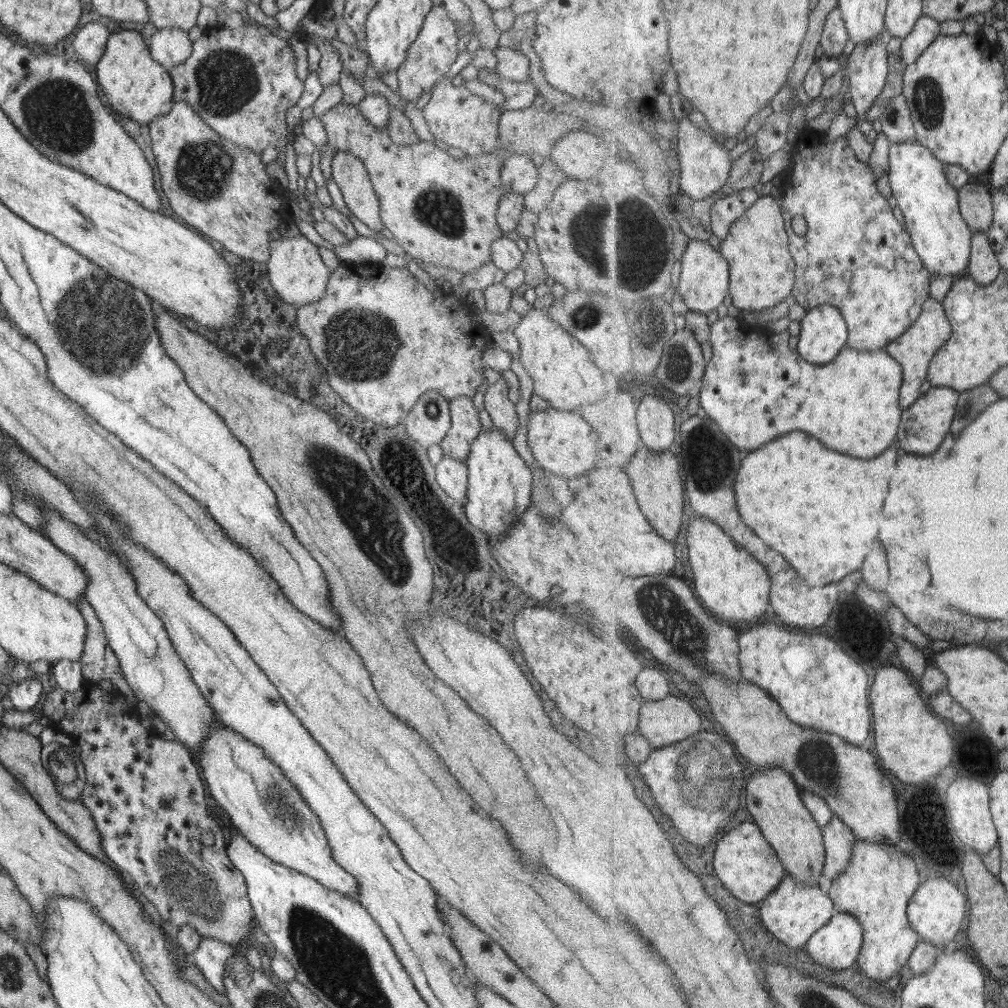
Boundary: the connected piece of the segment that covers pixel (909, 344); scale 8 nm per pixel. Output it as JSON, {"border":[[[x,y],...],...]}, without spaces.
{"border":[[[932,297],[925,304],[925,313],[910,327],[897,341],[892,342],[886,349],[890,355],[898,358],[905,367],[906,384],[903,388],[902,407],[908,409],[916,405],[926,394],[924,388],[931,380],[931,367],[937,354],[957,333],[954,331],[953,322],[950,320],[945,304],[936,297]]]}

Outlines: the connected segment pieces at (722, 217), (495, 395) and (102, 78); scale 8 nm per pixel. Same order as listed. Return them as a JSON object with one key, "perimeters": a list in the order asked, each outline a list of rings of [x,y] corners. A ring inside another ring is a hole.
{"perimeters":[[[[744,189],[723,198],[714,207],[714,228],[723,240],[730,236],[733,226],[746,215],[763,196],[758,190]]],[[[503,375],[488,386],[485,392],[485,410],[490,414],[493,426],[502,430],[508,440],[513,440],[520,421],[516,406],[509,400],[509,388]]],[[[121,30],[109,36],[105,53],[96,63],[96,78],[108,104],[138,125],[165,115],[173,105],[174,84],[169,71],[152,58],[149,46],[136,31]]]]}

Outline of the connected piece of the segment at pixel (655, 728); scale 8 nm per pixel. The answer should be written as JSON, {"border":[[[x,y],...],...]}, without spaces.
{"border":[[[672,696],[658,702],[648,702],[642,712],[640,731],[658,747],[686,740],[704,728],[700,712],[684,698]]]}

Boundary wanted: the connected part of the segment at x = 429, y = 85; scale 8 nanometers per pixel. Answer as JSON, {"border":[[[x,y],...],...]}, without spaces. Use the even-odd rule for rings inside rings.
{"border":[[[434,5],[426,14],[422,22],[422,30],[418,38],[412,42],[406,52],[406,60],[398,67],[396,71],[399,92],[401,96],[411,101],[416,101],[424,92],[430,92],[454,62],[460,50],[457,48],[458,36],[456,36],[456,26],[454,20],[445,8],[440,5]]]}

